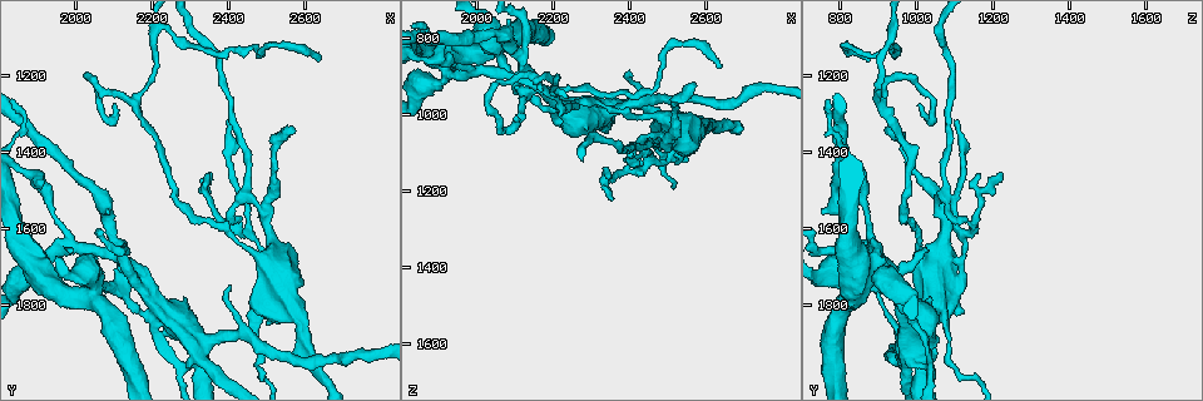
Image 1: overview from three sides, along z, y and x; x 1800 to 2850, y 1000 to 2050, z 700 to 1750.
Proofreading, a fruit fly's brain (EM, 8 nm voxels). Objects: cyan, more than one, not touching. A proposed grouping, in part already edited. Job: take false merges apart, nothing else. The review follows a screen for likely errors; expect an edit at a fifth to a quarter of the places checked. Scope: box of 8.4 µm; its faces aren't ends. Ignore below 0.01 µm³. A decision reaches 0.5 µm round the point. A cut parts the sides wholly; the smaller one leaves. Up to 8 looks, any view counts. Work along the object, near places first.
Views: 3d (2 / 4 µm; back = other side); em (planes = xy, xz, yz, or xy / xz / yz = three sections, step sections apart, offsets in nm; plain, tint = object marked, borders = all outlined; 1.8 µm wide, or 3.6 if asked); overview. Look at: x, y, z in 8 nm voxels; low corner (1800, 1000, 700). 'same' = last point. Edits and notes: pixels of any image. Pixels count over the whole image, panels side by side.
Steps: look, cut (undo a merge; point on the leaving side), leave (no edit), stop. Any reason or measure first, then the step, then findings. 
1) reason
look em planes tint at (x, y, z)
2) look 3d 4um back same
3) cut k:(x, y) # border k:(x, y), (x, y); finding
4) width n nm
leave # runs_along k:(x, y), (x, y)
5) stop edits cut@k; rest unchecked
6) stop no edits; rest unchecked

sharp bend
look em planes tint at (2030, 1200, 960)

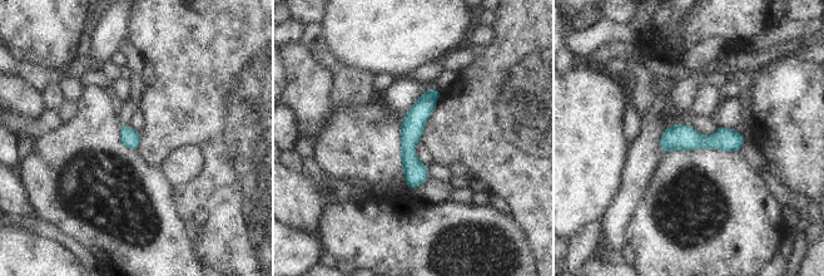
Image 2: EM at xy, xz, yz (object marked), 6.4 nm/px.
width 110 nm
leave # runs_along 2:(432, 92), (411, 129), (411, 185); one cell here

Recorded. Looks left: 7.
sharp bend
look em planes borders at (2445, 1135, 950)

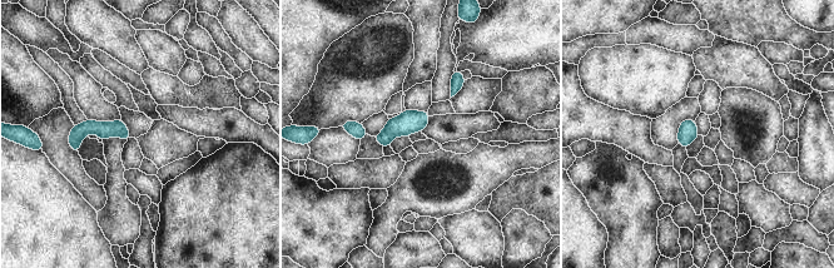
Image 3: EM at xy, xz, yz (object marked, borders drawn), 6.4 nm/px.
leave # runs_along 3:(125, 134), (85, 128), (72, 142); one cell here

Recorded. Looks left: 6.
calibre changes
look em 3.6um planes plain at (2535, 1780, 1060)

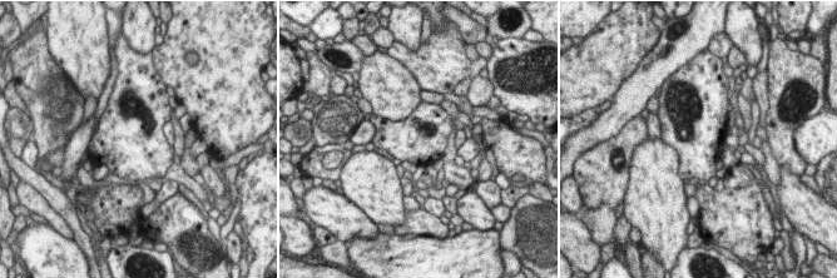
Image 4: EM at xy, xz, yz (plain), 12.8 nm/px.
what lies round it
look em 3.6um planes borders same

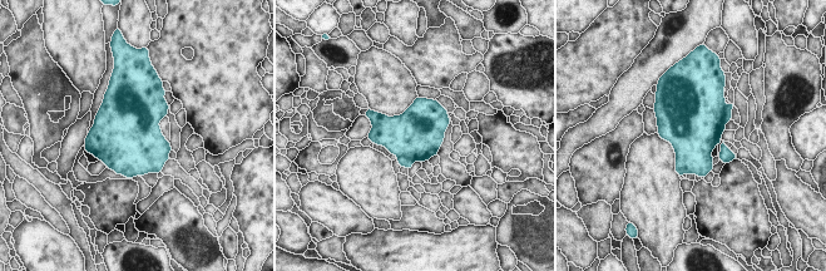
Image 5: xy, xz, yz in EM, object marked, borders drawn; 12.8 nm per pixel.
cut 5:(404, 162) # border 5:(397, 156), (405, 156), (412, 162); two cells meet here

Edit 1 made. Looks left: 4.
stop edits cut@5; rest unchecked

